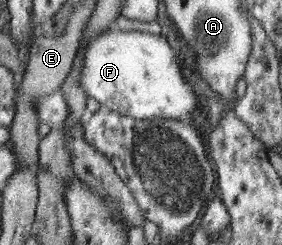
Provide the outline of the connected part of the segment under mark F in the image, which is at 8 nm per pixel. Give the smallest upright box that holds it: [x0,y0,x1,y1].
[81,28,200,122]

